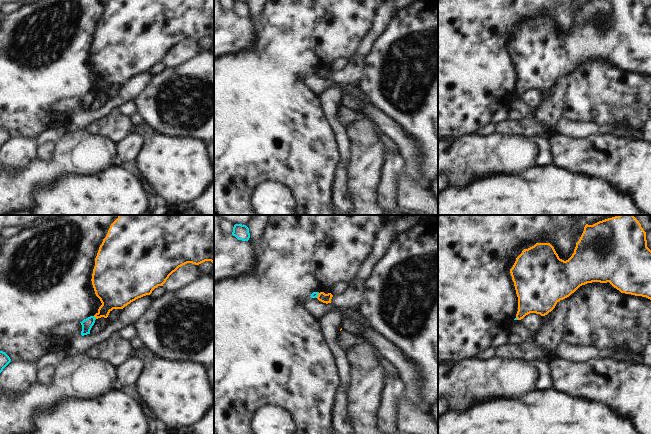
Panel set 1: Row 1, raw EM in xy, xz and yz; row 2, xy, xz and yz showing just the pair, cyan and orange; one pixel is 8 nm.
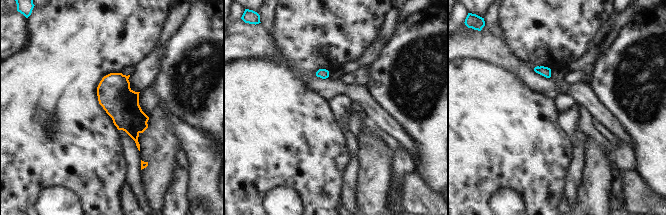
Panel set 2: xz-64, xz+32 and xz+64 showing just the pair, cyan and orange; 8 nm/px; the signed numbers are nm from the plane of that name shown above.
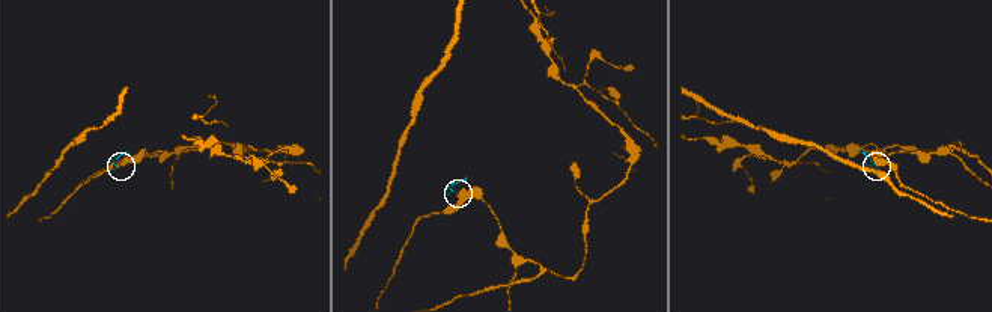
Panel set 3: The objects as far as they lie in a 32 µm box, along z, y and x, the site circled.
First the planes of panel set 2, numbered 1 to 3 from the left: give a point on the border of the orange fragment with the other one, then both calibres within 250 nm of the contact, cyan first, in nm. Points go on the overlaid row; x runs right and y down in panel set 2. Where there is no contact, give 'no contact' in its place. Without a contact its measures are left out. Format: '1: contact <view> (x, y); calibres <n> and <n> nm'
1: no contact
2: no contact
3: no contact

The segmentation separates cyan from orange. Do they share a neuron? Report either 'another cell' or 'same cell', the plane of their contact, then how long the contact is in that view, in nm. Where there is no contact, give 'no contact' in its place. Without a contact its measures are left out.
another cell | xy | 40 nm

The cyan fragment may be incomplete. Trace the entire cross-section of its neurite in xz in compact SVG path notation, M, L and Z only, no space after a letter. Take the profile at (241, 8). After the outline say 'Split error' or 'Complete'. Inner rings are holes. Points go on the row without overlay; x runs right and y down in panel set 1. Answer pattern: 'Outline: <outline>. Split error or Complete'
Outline: M235 0L232 11L238 16L248 17L250 14L249 4L246 1Z. Complete

